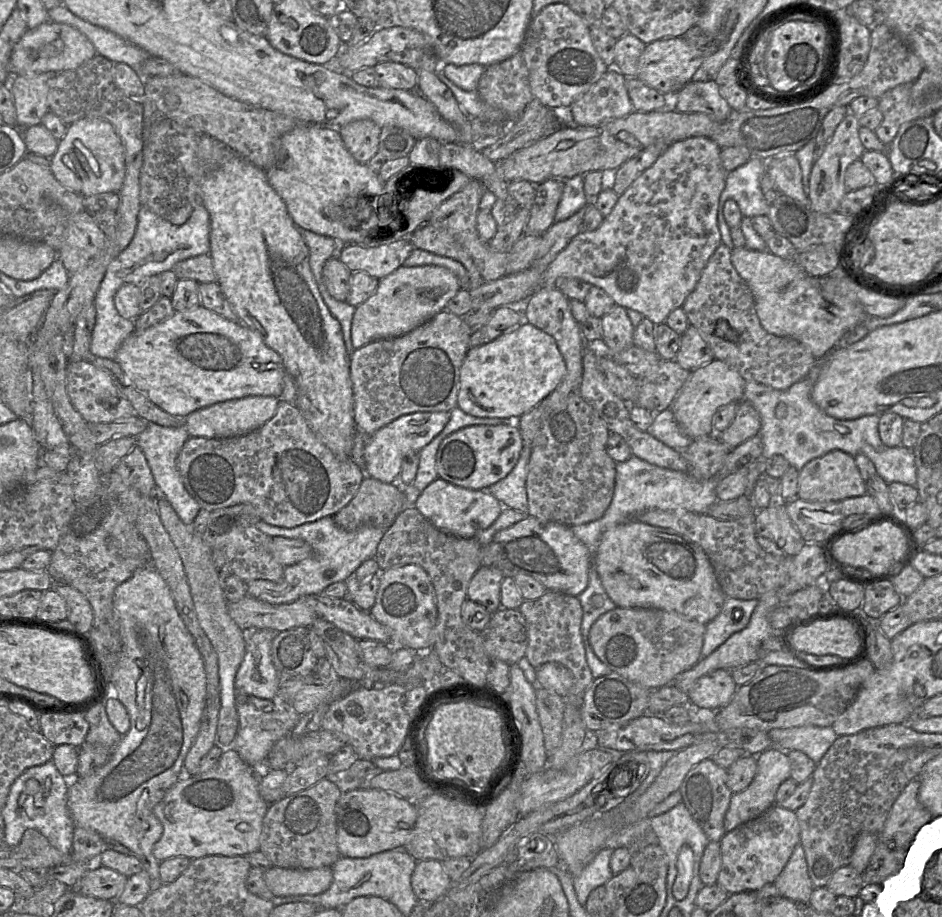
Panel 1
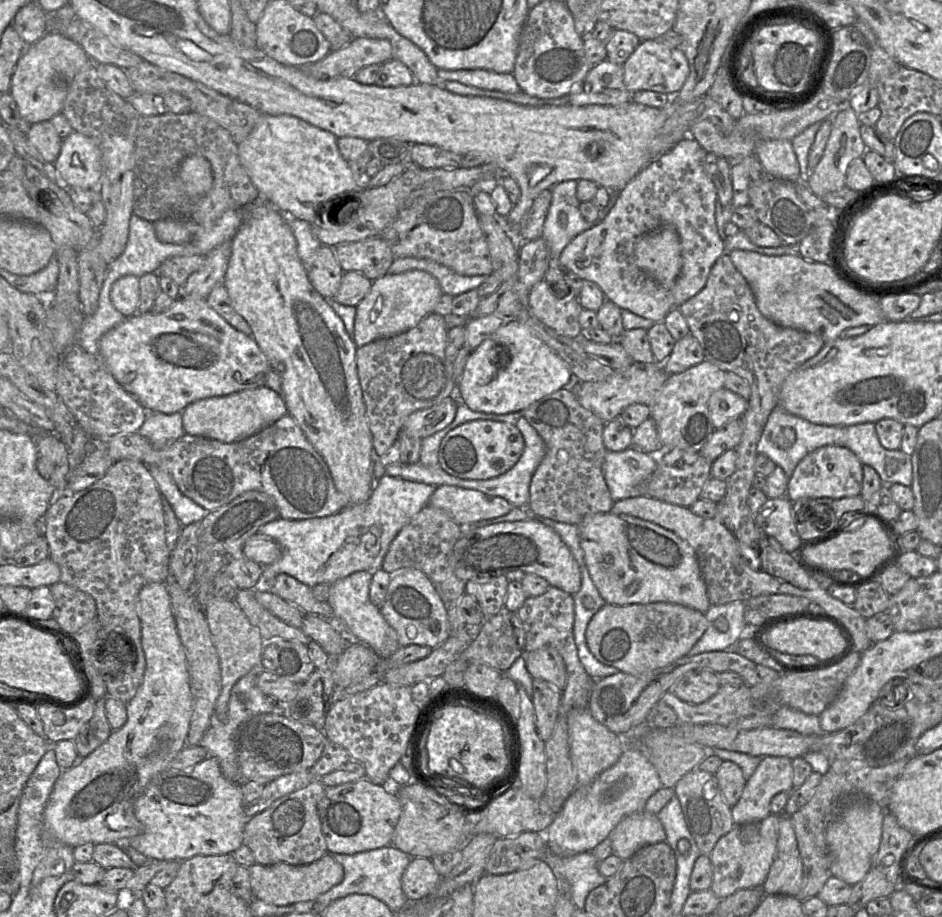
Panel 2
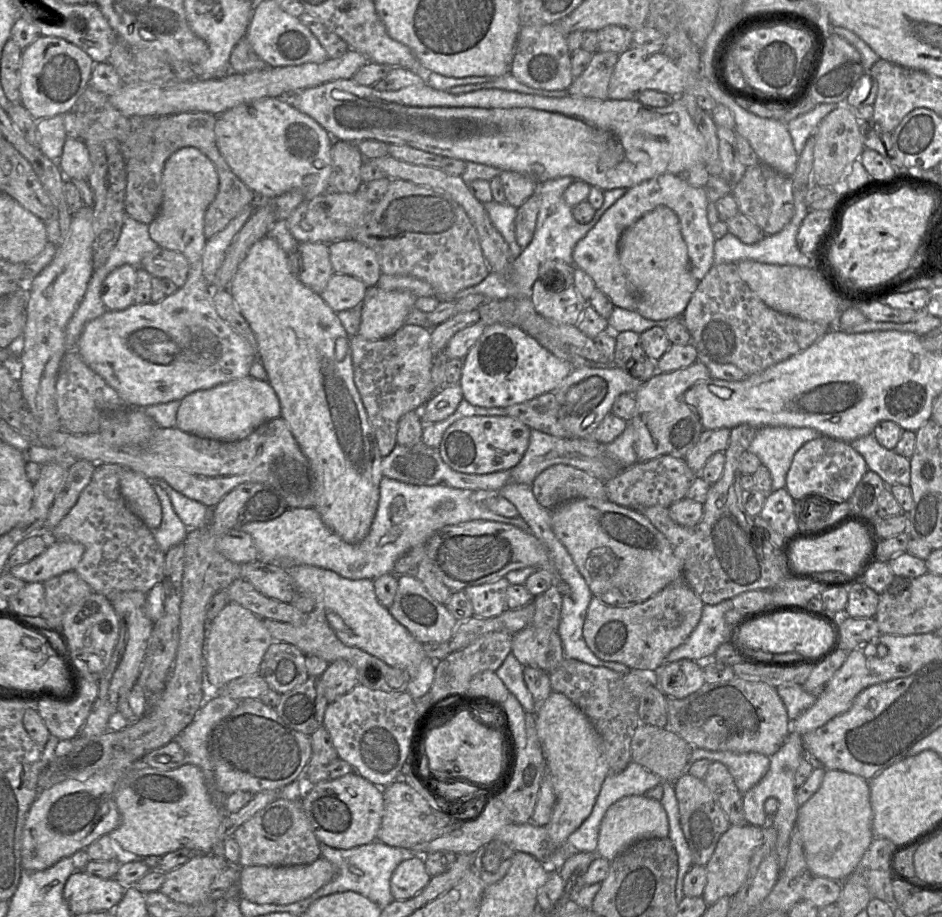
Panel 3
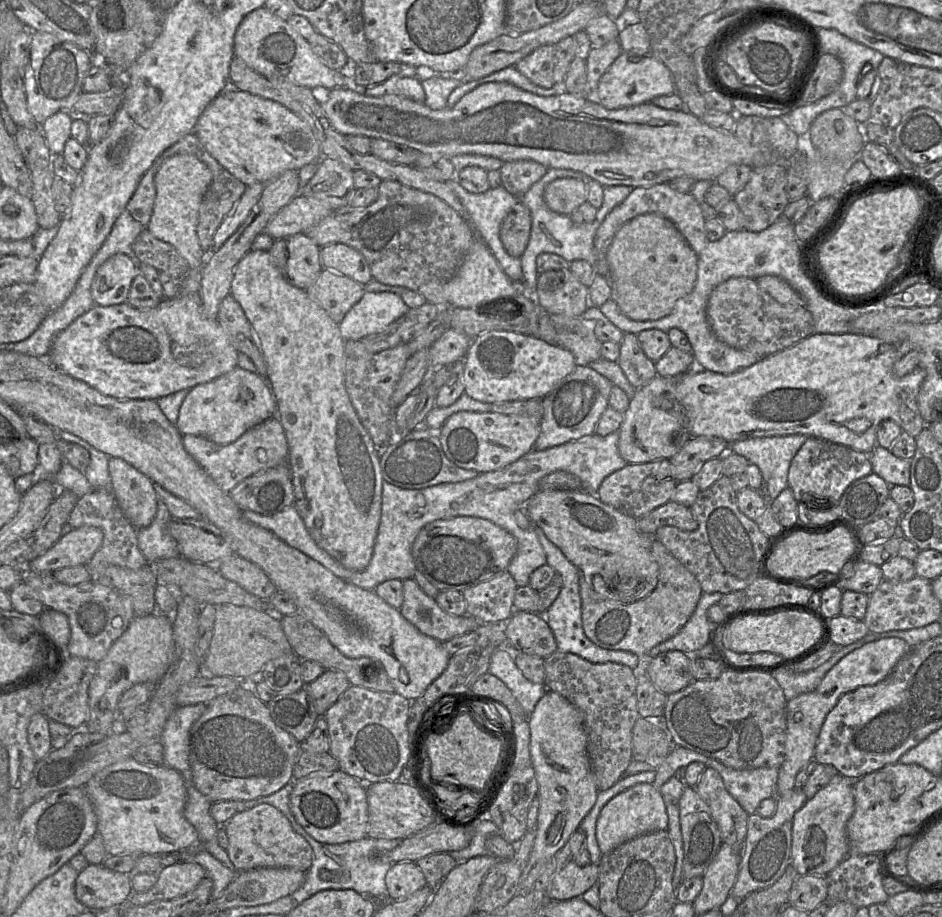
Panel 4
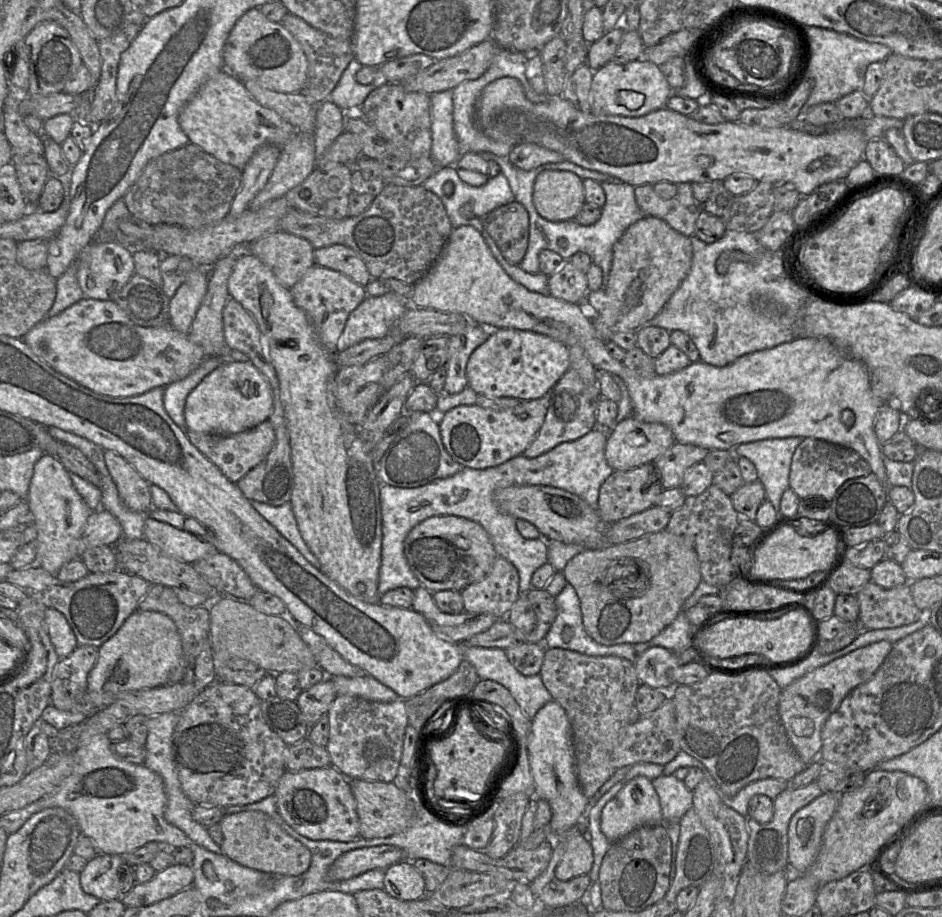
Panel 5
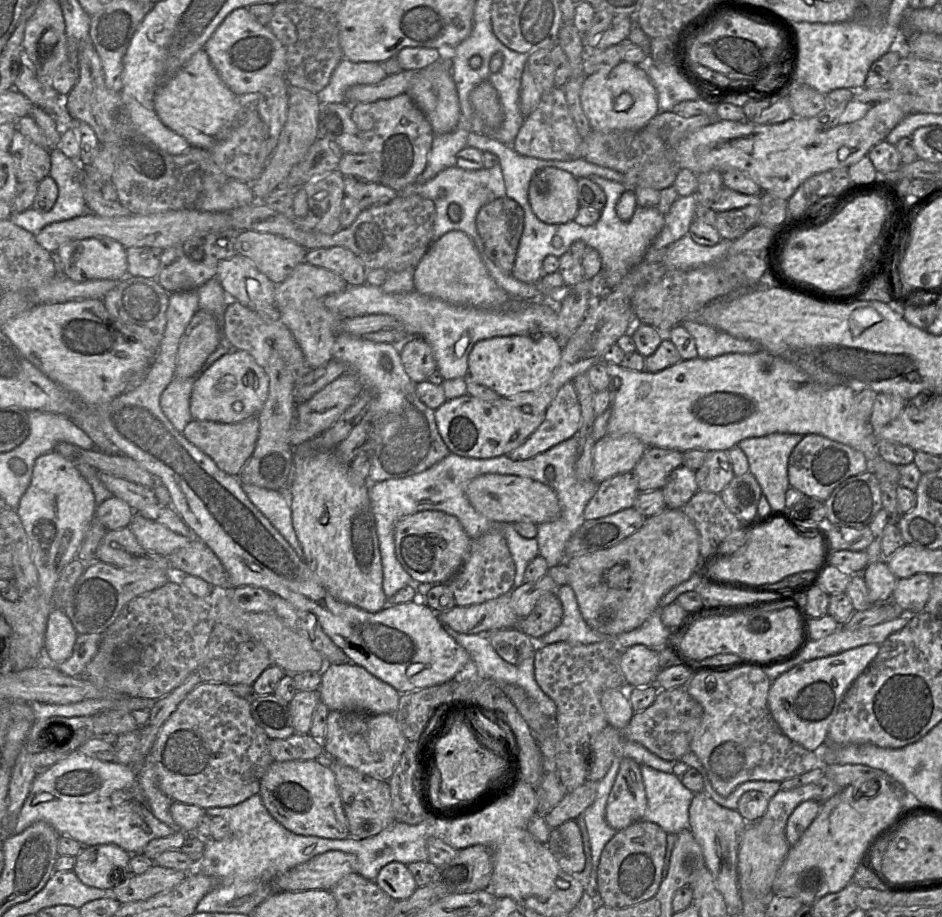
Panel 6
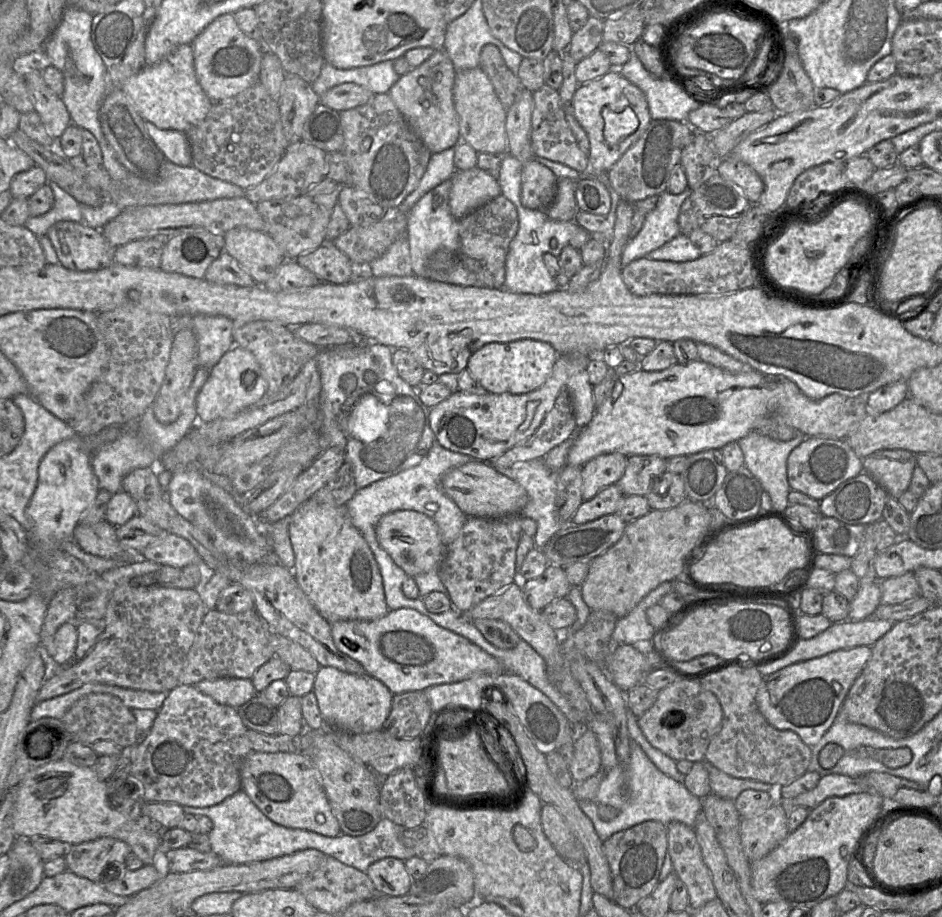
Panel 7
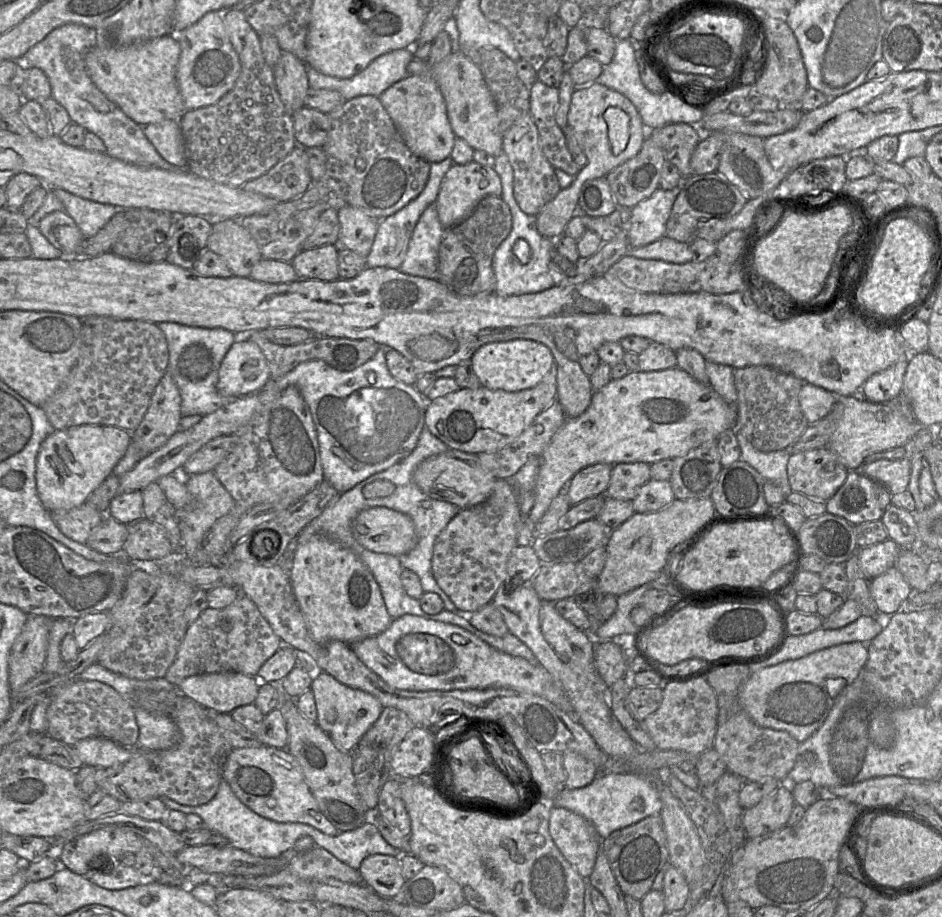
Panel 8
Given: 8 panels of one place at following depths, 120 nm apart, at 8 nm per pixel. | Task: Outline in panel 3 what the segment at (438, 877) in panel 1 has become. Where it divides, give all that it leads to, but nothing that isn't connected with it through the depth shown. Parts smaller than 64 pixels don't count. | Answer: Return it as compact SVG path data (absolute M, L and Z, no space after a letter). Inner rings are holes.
M409 854L394 870L390 879L390 890L395 900L413 898L431 880L423 856Z

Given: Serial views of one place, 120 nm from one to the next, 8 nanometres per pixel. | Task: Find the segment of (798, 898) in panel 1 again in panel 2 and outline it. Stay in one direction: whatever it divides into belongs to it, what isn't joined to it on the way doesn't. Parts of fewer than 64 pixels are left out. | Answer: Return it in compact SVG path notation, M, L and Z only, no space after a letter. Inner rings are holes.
M781 815L774 861L763 885L767 895L796 897L802 888L803 864L791 818Z

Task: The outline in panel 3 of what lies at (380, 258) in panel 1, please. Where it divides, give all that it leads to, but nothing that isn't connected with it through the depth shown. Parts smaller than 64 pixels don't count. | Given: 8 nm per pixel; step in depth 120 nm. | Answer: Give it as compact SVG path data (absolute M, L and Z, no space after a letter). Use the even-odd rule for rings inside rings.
M355 239L329 244L330 261L335 273L353 276L367 287L377 284L382 274L375 252Z

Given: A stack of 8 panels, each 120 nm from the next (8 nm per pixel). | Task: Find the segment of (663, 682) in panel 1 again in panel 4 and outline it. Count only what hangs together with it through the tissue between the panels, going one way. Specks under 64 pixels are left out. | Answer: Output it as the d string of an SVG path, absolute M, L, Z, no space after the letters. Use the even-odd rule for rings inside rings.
M654 535L651 554L659 567L658 583L646 599L635 603L607 599L594 590L591 578L587 582L580 573L582 627L587 638L597 646L608 650L629 651L647 658L647 653L653 647L673 637L695 611L703 593L696 577Z

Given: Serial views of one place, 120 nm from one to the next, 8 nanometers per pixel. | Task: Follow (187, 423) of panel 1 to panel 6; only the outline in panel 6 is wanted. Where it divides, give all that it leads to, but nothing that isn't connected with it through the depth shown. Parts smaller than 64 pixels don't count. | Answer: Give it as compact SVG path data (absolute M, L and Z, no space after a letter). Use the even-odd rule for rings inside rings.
M233 350L217 360L194 384L190 398L192 420L224 424L255 417L262 409L269 391L269 378L246 351Z

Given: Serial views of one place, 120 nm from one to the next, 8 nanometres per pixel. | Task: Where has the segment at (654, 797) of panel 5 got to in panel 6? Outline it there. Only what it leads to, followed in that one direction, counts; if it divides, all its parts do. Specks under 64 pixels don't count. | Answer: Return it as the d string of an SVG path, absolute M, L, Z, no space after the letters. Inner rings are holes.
M623 758L608 796L605 820L610 827L621 831L642 820L646 809L647 797L640 765L631 758Z

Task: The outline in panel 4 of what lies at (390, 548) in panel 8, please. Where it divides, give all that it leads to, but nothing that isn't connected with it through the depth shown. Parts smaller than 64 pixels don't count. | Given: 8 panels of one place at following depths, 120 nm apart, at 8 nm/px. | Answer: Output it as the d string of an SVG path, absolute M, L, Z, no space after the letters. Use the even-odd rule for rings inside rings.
M471 516L433 521L423 527L412 545L416 570L439 592L463 592L507 570L517 551L515 537L493 522Z

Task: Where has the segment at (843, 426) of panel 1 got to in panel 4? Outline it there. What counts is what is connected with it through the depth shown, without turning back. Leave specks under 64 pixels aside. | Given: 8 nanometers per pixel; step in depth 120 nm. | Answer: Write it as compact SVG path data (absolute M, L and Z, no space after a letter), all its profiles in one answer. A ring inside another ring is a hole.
M804 434L752 437L740 439L730 444L730 451L742 455L760 469L763 483L756 491L758 491L758 494L765 501L766 505L770 505L781 491L788 487L788 470L790 463L807 438L808 436ZM876 445L869 454L872 472L880 476L888 485L910 487L911 459L895 456L889 449Z

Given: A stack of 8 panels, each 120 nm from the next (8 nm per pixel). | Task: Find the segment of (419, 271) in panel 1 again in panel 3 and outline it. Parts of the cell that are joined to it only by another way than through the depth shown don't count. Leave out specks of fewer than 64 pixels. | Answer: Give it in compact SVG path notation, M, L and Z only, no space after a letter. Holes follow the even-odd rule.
M376 286L367 287L365 298L360 308L358 333L366 340L379 340L396 333L406 323L406 317L414 307L416 296L408 291L385 291Z

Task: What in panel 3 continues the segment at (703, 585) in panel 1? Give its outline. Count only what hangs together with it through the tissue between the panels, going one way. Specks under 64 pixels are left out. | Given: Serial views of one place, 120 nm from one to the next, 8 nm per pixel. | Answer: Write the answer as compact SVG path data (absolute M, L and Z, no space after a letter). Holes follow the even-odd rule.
M578 498L563 502L551 510L552 518L552 528L559 539L559 541L565 546L569 554L571 555L575 565L577 566L579 572L585 579L590 591L593 596L598 598L598 594L606 593L611 590L611 595L613 595L613 600L616 603L622 603L621 606L616 607L631 607L637 603L641 603L650 597L656 595L663 588L674 581L682 579L682 563L674 554L673 548L667 538L657 529L652 523L647 519L640 511L623 507L616 503L608 500L593 499L593 498Z

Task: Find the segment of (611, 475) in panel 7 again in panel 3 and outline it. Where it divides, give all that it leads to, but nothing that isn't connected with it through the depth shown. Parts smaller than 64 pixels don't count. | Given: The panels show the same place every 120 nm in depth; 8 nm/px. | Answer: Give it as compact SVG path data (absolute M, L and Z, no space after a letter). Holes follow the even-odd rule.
M700 361L671 372L656 372L633 394L636 410L629 422L635 431L635 452L638 462L645 462L662 455L684 458L697 443L705 430L694 407L684 400L685 392L699 381L711 378L709 370Z

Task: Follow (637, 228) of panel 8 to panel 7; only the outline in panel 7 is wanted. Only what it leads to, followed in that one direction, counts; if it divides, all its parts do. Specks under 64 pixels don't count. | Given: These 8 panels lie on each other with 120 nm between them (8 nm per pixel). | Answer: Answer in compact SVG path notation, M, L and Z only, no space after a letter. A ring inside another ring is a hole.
M687 187L681 194L673 195L665 191L659 195L655 209L646 214L639 233L625 245L621 255L622 268L634 260L644 258L681 234L679 211L691 192Z

